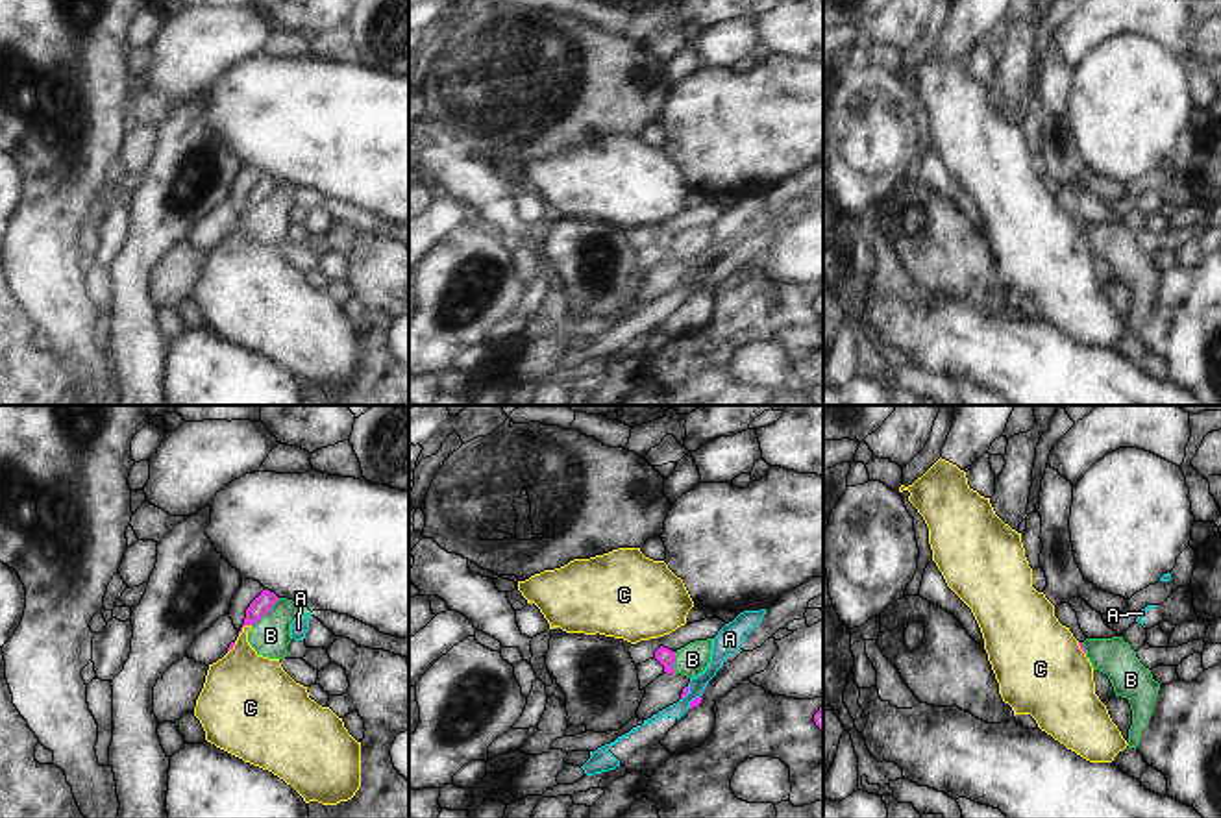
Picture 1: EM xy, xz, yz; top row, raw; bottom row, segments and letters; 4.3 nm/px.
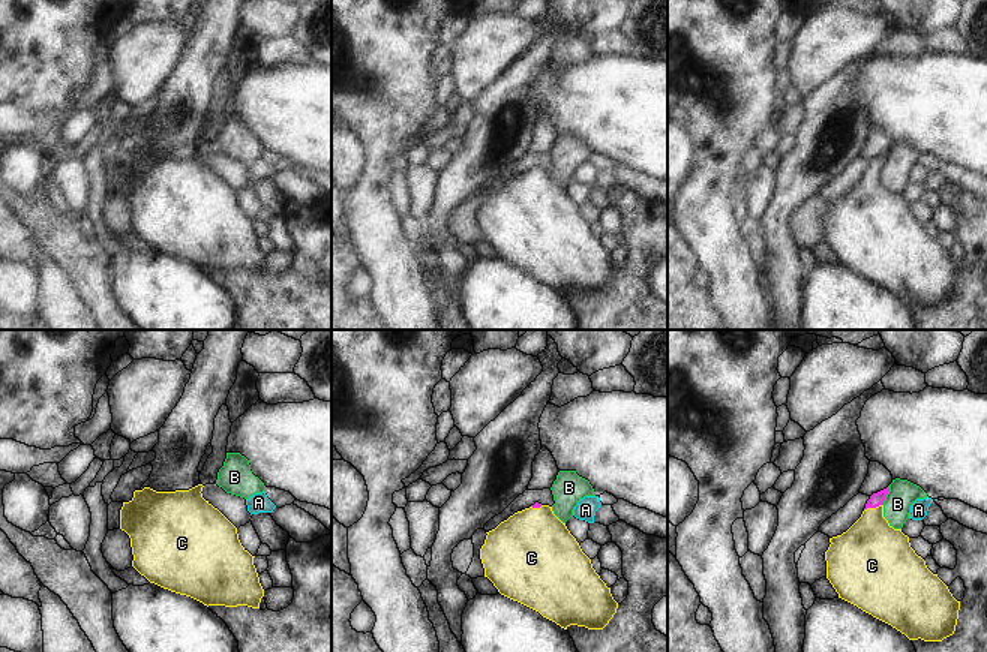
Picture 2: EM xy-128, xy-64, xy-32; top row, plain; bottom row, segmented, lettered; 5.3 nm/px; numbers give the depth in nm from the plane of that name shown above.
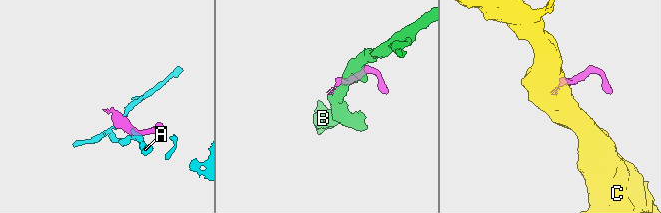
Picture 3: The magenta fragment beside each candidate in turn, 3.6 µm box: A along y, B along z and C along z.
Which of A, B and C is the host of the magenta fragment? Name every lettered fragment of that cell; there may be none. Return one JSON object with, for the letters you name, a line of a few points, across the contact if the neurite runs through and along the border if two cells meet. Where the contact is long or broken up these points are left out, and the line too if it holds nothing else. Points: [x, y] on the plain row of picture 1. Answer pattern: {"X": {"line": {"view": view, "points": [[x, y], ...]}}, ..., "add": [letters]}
{"C": {"line": {"view": "xy", "points": [[265, 185], [243, 211], [243, 269]]}}, "add": ["C"]}

